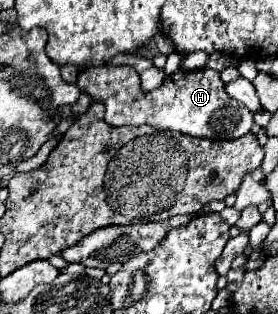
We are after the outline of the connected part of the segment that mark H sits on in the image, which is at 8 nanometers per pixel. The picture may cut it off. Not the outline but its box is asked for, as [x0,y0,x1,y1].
[77,66,253,140]

